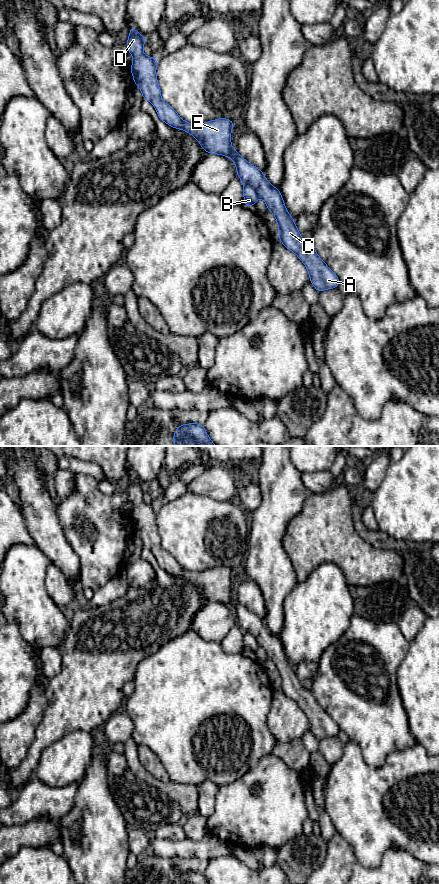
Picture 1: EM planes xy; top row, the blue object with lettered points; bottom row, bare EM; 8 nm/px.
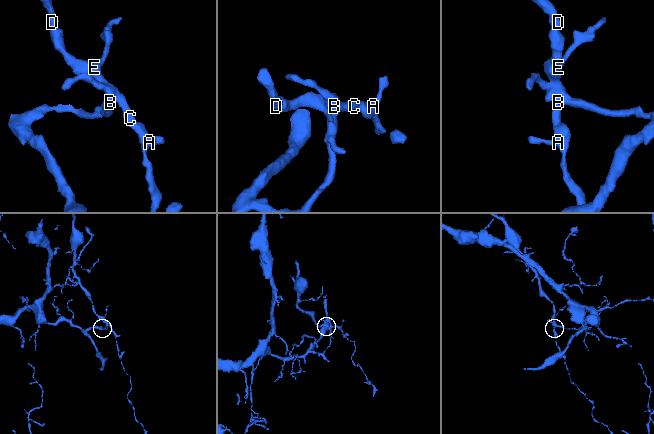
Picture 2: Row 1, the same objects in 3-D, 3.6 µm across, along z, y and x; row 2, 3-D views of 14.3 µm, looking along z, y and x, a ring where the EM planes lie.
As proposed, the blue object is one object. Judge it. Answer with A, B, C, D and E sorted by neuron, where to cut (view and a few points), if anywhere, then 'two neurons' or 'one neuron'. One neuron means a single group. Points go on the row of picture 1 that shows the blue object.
A C D E / B; cut in xy along (244, 183), (253, 186), (257, 190), (259, 197); two neurons

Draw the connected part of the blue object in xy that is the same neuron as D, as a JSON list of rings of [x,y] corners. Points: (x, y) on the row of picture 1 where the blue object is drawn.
[[[130,26],[129,28],[130,34],[126,44],[133,57],[130,71],[134,83],[140,88],[143,99],[152,103],[159,119],[173,128],[187,131],[197,139],[207,153],[231,158],[235,163],[237,176],[243,184],[249,184],[257,189],[259,198],[265,201],[267,209],[275,216],[280,242],[294,252],[306,266],[310,282],[315,289],[321,292],[337,288],[340,283],[339,278],[318,256],[311,242],[302,239],[294,218],[289,215],[286,209],[279,189],[269,183],[263,171],[241,157],[232,147],[231,130],[236,125],[227,118],[200,124],[184,121],[171,106],[161,99],[161,90],[156,75],[157,58],[148,57],[143,53],[143,45],[147,39],[134,27]]]

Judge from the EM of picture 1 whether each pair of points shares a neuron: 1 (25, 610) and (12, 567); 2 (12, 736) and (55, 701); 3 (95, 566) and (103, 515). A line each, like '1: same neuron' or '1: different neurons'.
1: same neuron
2: different neurons
3: same neuron

